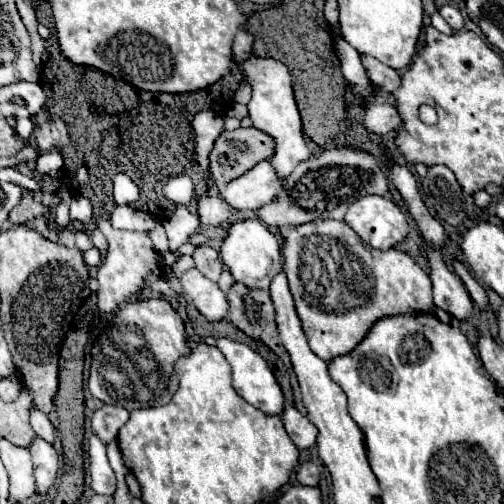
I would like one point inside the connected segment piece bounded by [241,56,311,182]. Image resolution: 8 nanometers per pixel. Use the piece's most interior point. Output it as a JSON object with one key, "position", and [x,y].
{"position":[272,108]}

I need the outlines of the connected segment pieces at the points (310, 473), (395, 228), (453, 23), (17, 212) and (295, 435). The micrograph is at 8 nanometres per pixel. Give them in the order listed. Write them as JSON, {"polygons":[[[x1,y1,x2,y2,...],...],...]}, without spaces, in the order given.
{"polygons":[[[303,462,297,470,297,480,305,486,317,486,319,484,319,466,315,466,313,462]],[[363,196,353,202,345,214,345,222,367,246,379,250,397,246,409,232,403,210,383,196]],[[443,6,439,12,441,12,441,16,445,18,445,22,447,22,455,32,463,28,463,16,461,16,461,12,459,12,455,6]],[[25,194,23,200,11,210,9,218,11,218,13,224,23,224,27,220,33,220,33,218,39,218,39,216,45,216,45,214,47,214,47,206,37,202,33,194]],[[287,404,283,408,283,426,289,434,289,438,295,442,295,446,299,450,303,448,311,448,315,446,315,438,317,438,317,428,307,420,307,416,303,416,295,406]]]}

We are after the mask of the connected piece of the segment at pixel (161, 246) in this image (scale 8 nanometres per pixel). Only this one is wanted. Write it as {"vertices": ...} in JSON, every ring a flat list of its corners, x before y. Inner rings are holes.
{"vertices":[[157,226,155,230,151,230,149,236,151,236,153,248,157,248,157,252,169,250,169,242,167,242,167,234,165,234,165,228,163,226]]}

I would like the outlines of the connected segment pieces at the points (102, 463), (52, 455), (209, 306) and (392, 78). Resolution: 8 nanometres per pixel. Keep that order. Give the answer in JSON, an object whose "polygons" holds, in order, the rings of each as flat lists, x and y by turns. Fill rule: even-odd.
{"polygons":[[[91,434,89,438,89,470,91,470,91,488,97,494,115,494,115,472,107,460,107,446,97,436]],[[35,436,33,444,29,446,29,454,33,460,33,468,35,468,37,492,45,494,57,476,57,468,59,468,57,452,51,444,45,444,45,440,41,440,41,436]],[[191,268,181,276,181,286,183,294,197,306,197,310,209,322,217,322,227,316,225,294,213,280,205,278,197,268]],[[361,54,361,62,363,62,365,70,367,70,367,76,375,82,377,88,381,88,385,92,395,92,399,88,401,76,393,68,389,68,387,64,381,64,373,56,363,56,363,54]]]}

